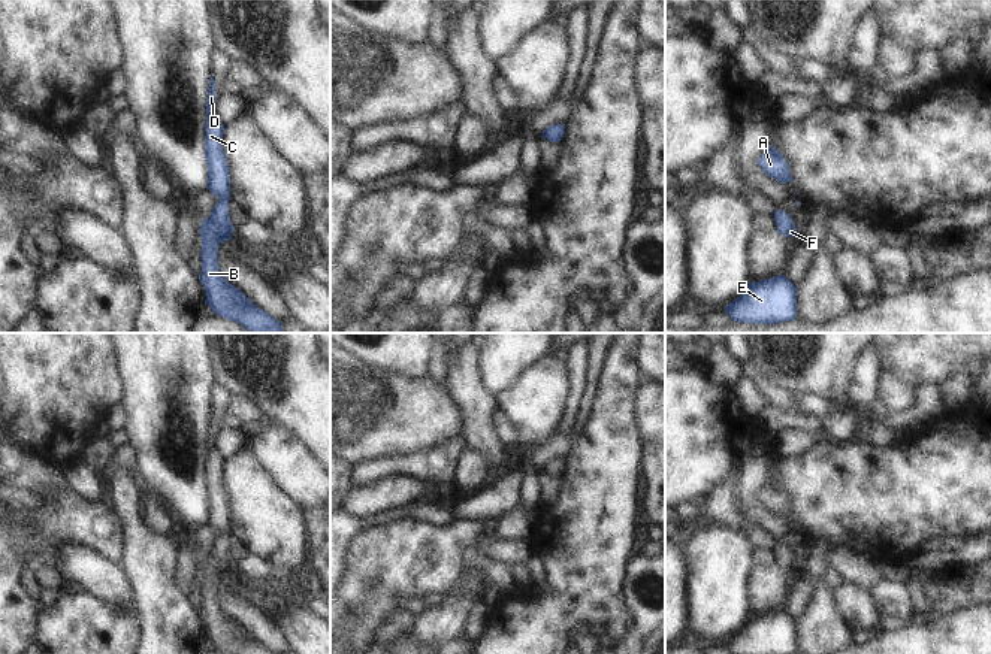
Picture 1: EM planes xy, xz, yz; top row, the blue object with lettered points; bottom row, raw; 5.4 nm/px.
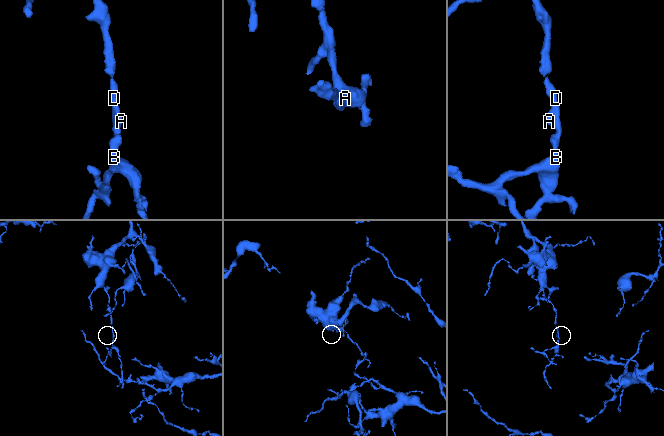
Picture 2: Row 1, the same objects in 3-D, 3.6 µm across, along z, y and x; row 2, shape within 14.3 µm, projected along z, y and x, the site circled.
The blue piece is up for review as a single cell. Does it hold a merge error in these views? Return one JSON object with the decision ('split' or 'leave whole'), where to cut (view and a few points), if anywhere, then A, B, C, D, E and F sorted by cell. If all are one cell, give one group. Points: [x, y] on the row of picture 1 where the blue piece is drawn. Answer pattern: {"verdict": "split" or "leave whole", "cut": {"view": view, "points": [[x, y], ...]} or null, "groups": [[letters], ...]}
{"verdict": "leave whole", "cut": null, "groups": [["A", "B", "C", "D", "E", "F"]]}

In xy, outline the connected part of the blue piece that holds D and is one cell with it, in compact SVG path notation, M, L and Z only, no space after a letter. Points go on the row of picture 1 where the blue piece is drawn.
M209 75L205 122L205 158L208 164L208 190L218 197L211 215L202 221L202 272L205 303L215 315L236 321L250 333L283 333L281 321L257 308L239 288L233 287L220 272L218 245L232 239L235 227L230 222L230 175L223 149L224 124L215 112L215 84Z

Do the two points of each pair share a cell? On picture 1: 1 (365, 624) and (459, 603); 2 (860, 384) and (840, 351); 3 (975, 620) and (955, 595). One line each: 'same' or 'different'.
1: different
2: different
3: different

